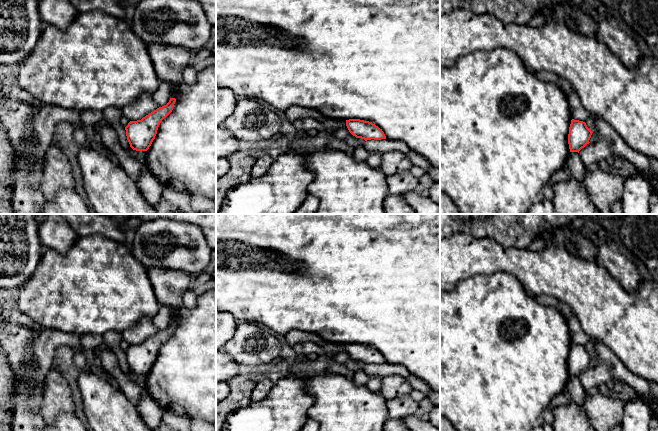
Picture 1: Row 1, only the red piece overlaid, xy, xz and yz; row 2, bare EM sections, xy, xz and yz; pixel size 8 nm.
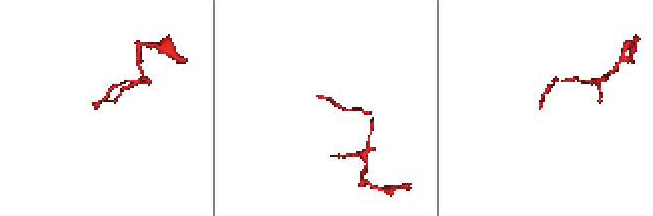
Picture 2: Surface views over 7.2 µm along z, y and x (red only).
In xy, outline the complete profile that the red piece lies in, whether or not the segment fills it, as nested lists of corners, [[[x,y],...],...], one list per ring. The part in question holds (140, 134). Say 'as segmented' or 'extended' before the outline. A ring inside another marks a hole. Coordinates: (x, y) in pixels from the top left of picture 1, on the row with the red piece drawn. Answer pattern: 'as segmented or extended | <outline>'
as segmented | [[[170,98],[169,102],[149,113],[141,120],[130,121],[125,127],[127,140],[130,147],[136,151],[147,151],[157,134],[161,121],[173,110],[175,98]]]

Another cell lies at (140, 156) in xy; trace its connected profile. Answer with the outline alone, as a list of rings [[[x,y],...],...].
[[[132,148],[130,149],[130,151],[128,152],[128,154],[134,156],[138,161],[140,161],[141,163],[145,164],[146,161],[146,151],[136,151],[133,150]]]

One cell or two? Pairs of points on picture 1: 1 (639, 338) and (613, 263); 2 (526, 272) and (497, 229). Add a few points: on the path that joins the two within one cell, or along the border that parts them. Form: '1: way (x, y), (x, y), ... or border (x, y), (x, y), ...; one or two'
1: border (605, 268), (628, 291), (634, 291), (642, 281); two
2: border (487, 238), (492, 238), (504, 246), (527, 249); two

